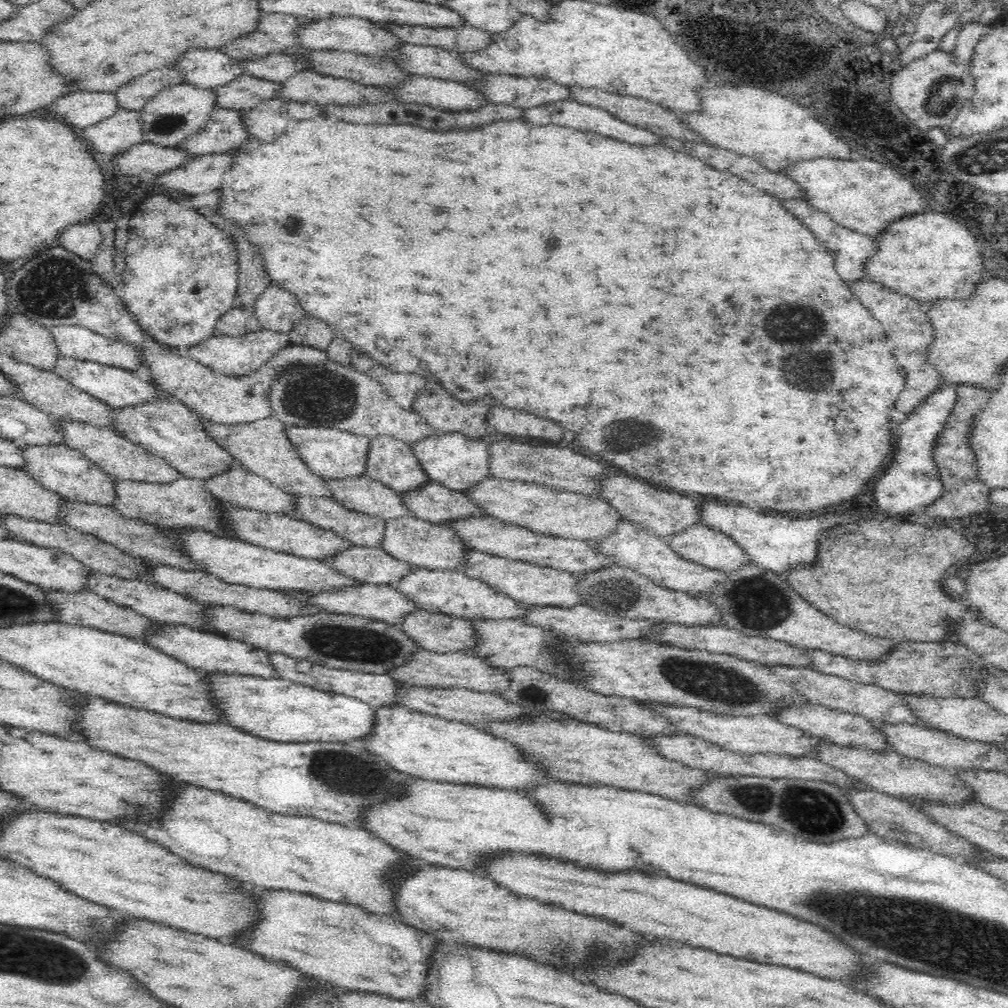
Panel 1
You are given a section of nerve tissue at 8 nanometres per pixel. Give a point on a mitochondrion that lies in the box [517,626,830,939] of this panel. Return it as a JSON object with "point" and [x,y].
{"point":[717,683]}

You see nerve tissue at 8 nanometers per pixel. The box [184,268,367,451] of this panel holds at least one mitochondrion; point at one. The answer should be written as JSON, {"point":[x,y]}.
{"point":[321,398]}

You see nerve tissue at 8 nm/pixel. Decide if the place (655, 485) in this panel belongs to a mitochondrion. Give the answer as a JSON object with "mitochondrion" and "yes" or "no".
{"mitochondrion":"no"}

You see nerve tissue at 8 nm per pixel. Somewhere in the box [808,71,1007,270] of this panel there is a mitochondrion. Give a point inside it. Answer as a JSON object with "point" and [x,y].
{"point":[941,97]}

